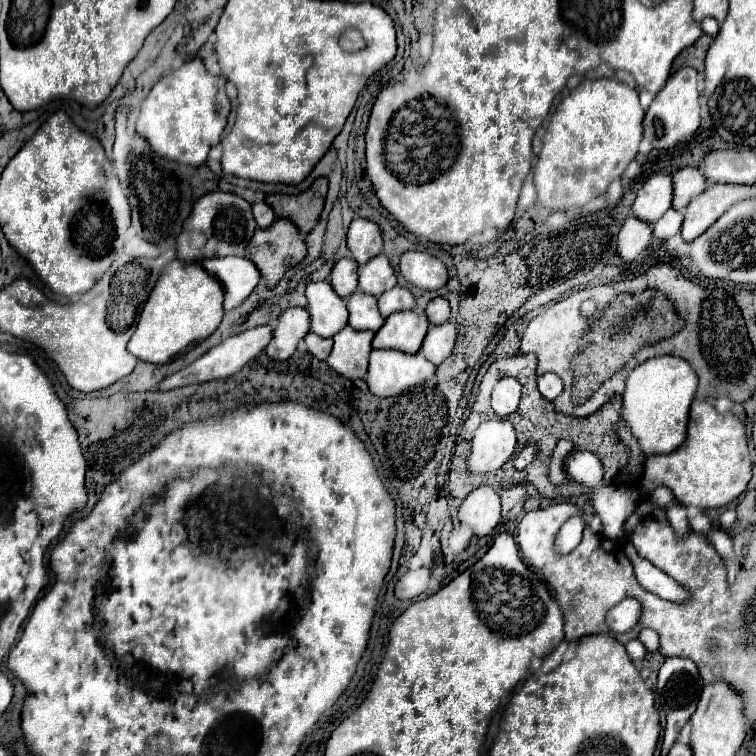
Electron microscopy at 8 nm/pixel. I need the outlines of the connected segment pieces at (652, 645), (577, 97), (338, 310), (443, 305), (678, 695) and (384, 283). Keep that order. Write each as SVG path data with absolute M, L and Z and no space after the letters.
M643 628L641 634L639 634L639 640L643 642L643 646L649 650L649 652L655 652L659 648L659 636L655 630L651 628Z
M613 78L583 80L549 120L543 150L533 168L539 202L561 210L583 206L607 192L609 184L623 174L637 154L643 138L643 116L639 94L629 84Z
M327 280L307 284L307 310L311 314L311 330L323 338L335 336L347 324L345 300L335 294Z
M437 296L427 304L425 314L427 314L431 324L443 324L449 320L449 302L445 298Z
M667 658L659 670L659 696L661 698L661 704L663 704L663 710L667 712L667 726L665 726L665 734L663 734L663 748L661 748L661 754L667 754L669 748L675 744L681 728L689 722L691 714L695 712L695 704L701 696L701 690L703 690L703 680L697 672L697 666L693 664L693 660L687 660L687 658Z
M385 254L371 258L359 266L359 290L371 296L379 296L397 284L397 276Z

